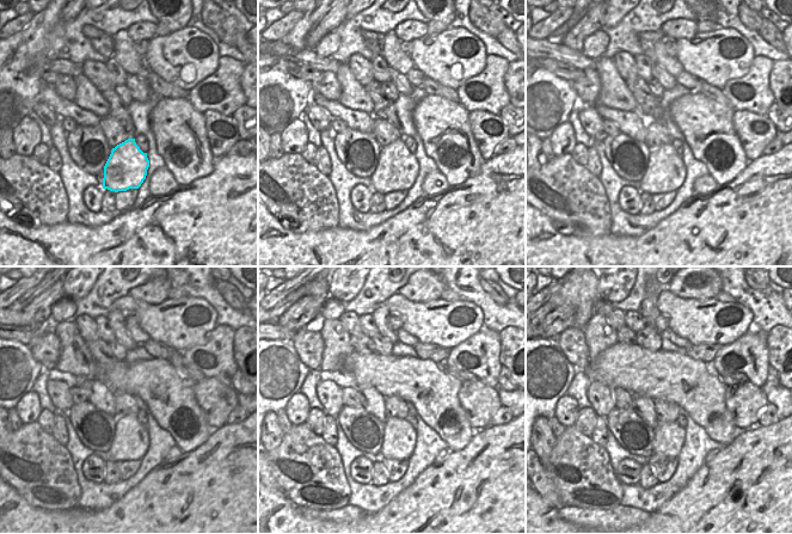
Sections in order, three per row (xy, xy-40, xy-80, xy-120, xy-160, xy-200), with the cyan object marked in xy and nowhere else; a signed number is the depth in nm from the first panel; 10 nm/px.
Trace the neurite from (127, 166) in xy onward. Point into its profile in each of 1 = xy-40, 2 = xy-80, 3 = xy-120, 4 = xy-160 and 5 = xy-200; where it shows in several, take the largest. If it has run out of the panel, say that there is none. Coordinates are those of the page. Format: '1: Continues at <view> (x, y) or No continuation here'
1: Continues at xy-40 (397, 170)
2: Continues at xy-80 (665, 172)
3: Continues at xy-120 (130, 441)
4: Continues at xy-160 (399, 437)
5: Continues at xy-200 (668, 437).

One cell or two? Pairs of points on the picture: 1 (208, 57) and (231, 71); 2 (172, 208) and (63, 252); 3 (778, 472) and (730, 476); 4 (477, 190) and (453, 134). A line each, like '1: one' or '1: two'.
1: two
2: one
3: one
4: two

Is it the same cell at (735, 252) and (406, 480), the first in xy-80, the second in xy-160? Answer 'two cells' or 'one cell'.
two cells

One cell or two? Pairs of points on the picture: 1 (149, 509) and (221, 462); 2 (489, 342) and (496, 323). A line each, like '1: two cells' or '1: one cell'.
1: one cell
2: two cells

